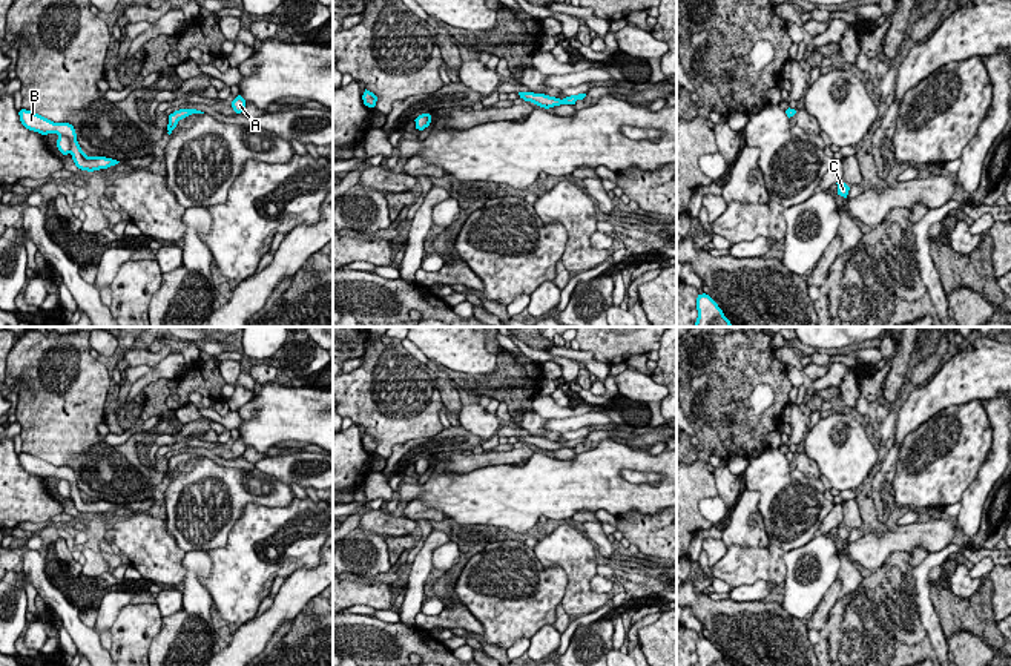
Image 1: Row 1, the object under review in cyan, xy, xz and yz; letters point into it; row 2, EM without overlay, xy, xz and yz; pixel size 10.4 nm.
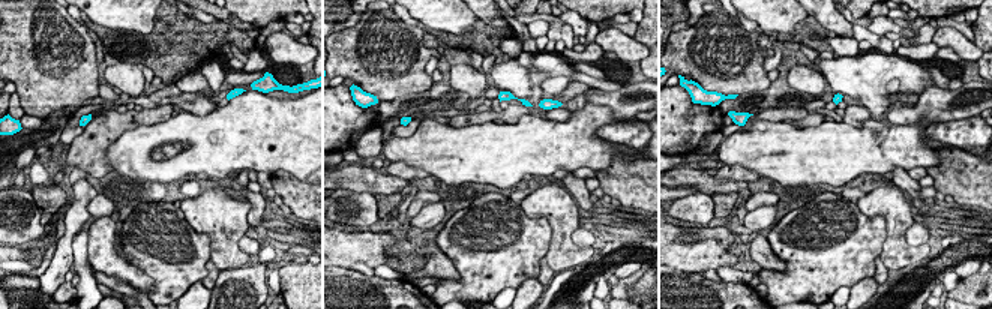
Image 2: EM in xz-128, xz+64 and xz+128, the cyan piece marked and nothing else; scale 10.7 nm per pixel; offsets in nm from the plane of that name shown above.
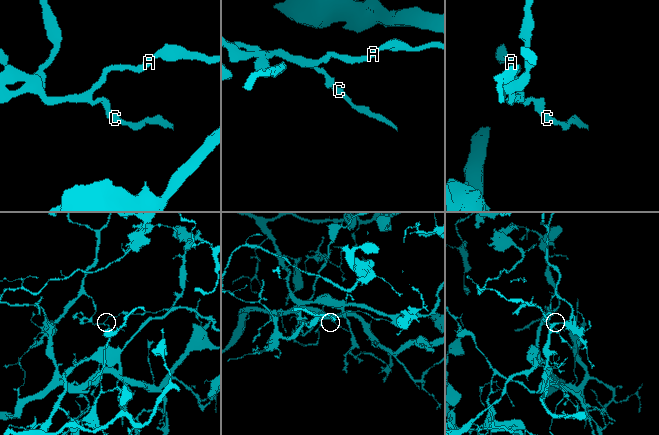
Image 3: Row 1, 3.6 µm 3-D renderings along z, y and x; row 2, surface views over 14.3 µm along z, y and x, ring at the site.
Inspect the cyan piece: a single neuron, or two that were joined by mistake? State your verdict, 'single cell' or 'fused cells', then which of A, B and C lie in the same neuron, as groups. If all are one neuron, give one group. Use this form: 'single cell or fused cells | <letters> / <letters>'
single cell | A B C

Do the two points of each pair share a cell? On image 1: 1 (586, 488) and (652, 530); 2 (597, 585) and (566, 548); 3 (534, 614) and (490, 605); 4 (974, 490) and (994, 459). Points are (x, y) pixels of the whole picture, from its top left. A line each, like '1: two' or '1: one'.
1: two
2: two
3: one
4: one

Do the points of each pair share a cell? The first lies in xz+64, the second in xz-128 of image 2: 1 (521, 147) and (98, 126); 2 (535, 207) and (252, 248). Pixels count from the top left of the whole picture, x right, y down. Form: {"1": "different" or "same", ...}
{"1": "different", "2": "different"}

